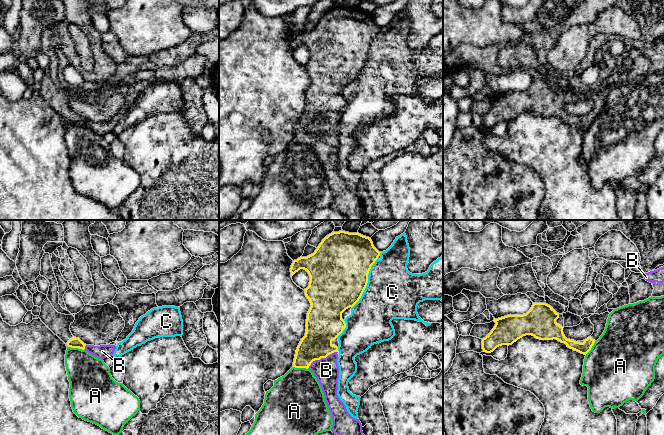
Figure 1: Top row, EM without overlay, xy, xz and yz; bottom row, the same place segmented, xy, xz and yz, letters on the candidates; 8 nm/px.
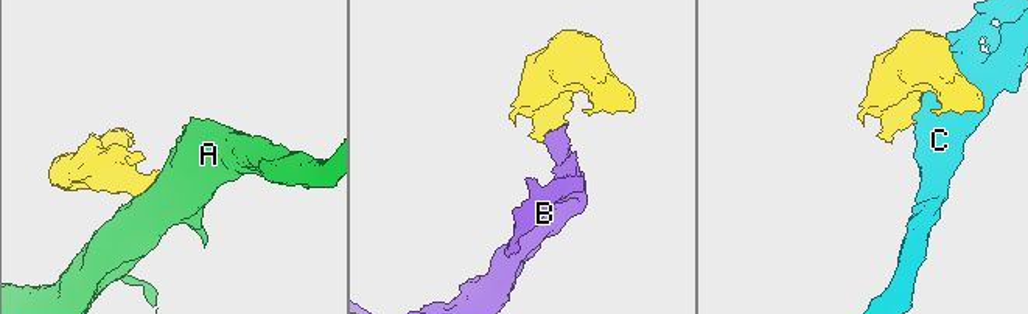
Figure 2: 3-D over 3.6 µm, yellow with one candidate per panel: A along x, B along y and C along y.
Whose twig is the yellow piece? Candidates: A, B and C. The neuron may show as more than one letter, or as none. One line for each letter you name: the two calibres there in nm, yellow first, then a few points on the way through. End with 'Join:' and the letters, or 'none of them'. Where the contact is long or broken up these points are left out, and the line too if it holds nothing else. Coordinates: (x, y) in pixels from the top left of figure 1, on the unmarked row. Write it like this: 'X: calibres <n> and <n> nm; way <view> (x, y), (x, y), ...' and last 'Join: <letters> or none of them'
B: calibres 280 and 200 nm; way xz (323, 102), (321, 107), (321, 133), (326, 146)
Join: B

